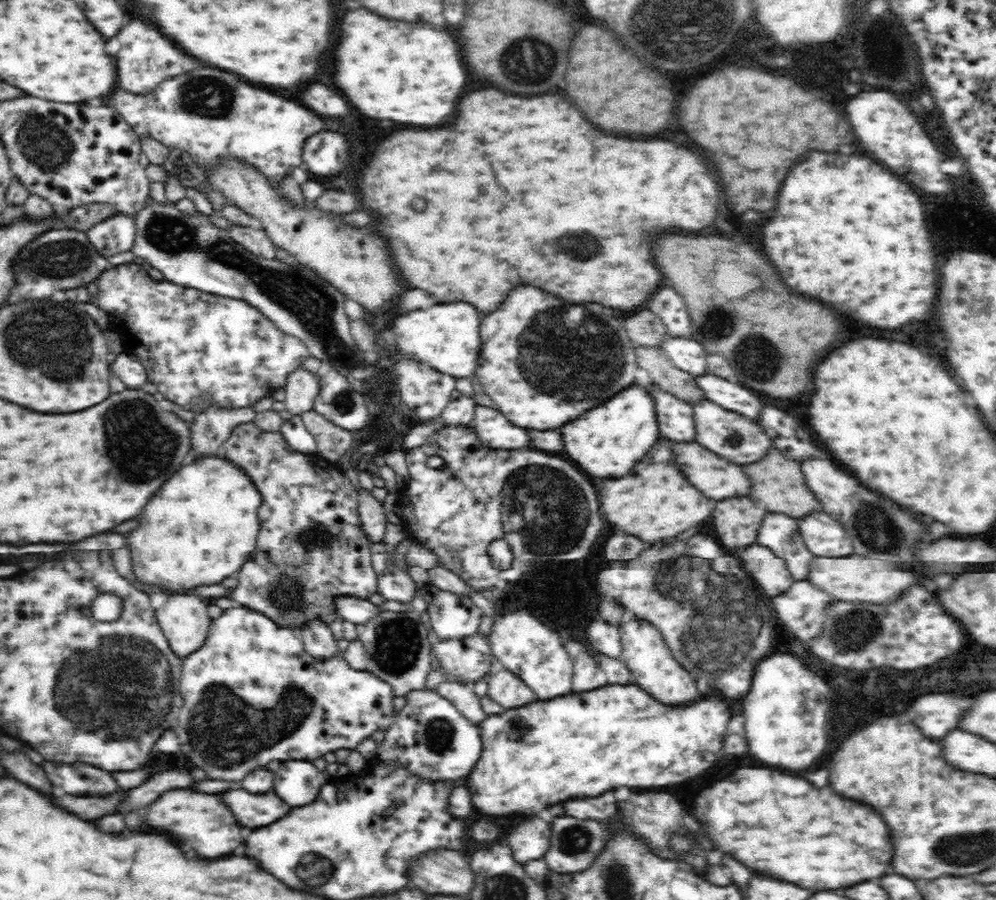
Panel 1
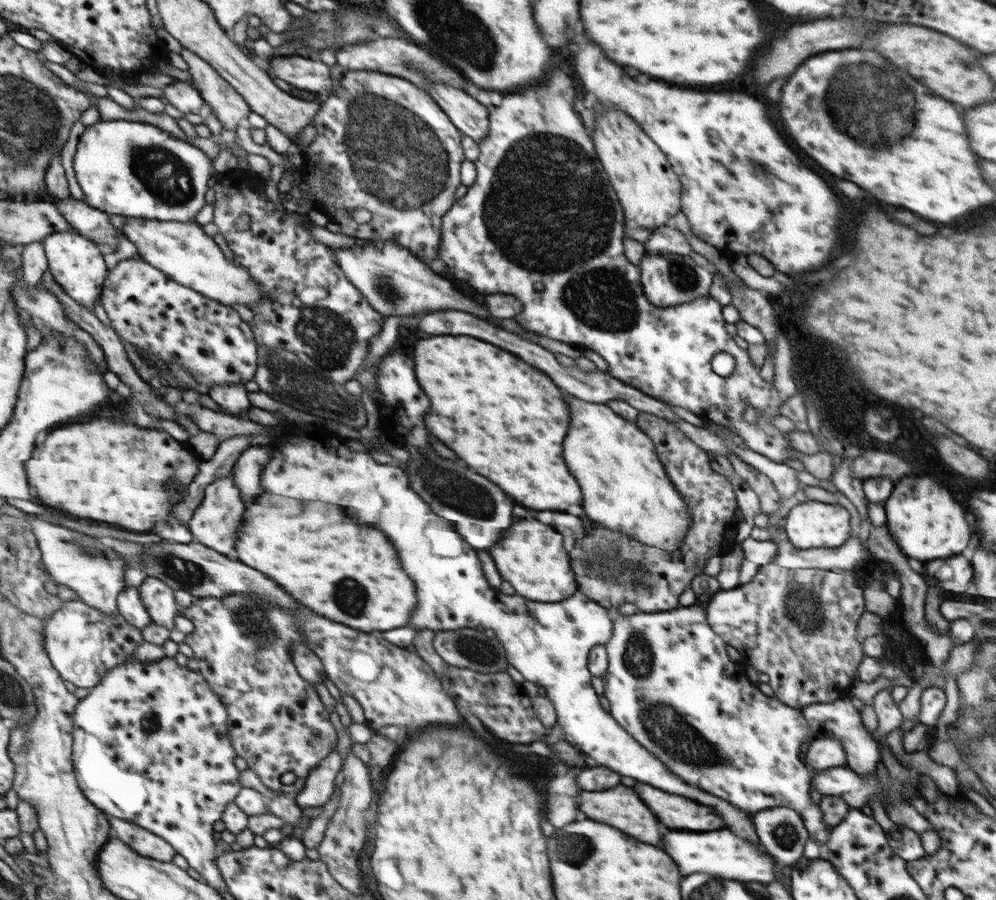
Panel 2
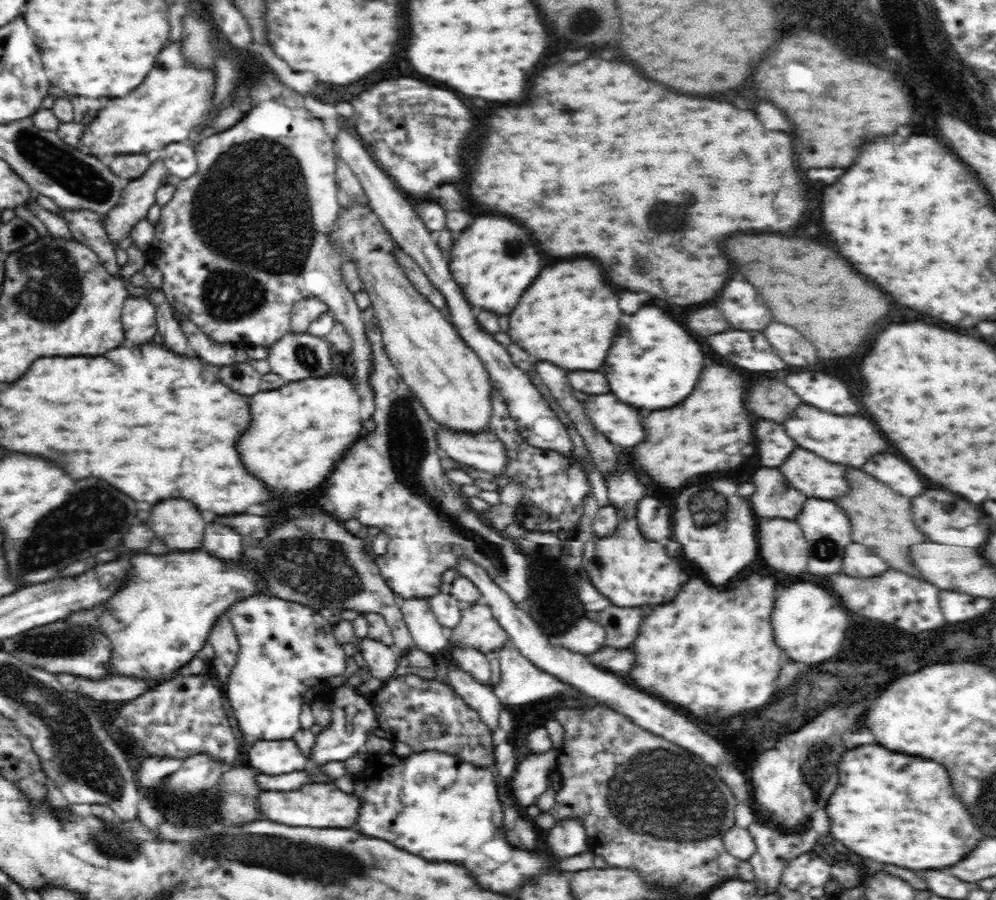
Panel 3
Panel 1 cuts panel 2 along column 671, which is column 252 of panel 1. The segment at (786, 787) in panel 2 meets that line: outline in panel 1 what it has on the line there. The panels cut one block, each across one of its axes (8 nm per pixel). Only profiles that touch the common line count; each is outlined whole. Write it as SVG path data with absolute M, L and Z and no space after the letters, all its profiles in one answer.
M235 606L224 611L218 619L211 621L208 638L198 652L192 652L188 658L184 658L181 666L181 679L179 680L179 693L183 700L178 722L174 726L180 742L182 742L182 754L200 770L206 772L208 780L220 780L228 784L238 784L248 776L248 772L254 772L256 768L266 768L272 760L284 762L284 760L304 760L314 762L318 758L324 758L328 752L336 752L340 748L354 750L356 745L364 738L370 738L374 730L388 728L395 722L396 716L392 712L392 687L387 681L380 680L375 674L360 671L350 667L343 655L338 652L332 658L316 660L308 654L303 647L303 640L297 630L278 625L274 620L250 607Z

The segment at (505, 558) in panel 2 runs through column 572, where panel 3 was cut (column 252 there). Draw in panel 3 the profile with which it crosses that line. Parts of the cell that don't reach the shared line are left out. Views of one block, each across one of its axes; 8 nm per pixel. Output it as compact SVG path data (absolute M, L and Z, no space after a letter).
M200 550L174 552L166 556L138 554L130 558L130 564L132 574L116 590L116 594L112 594L106 602L94 604L92 609L70 613L63 620L72 620L72 624L100 624L100 628L104 628L104 634L112 640L112 652L116 652L116 656L112 656L110 660L112 674L144 679L151 690L175 676L194 657L201 655L202 646L216 620L220 615L226 614L234 602L247 599L264 588L264 580L260 580L244 562L230 566Z

